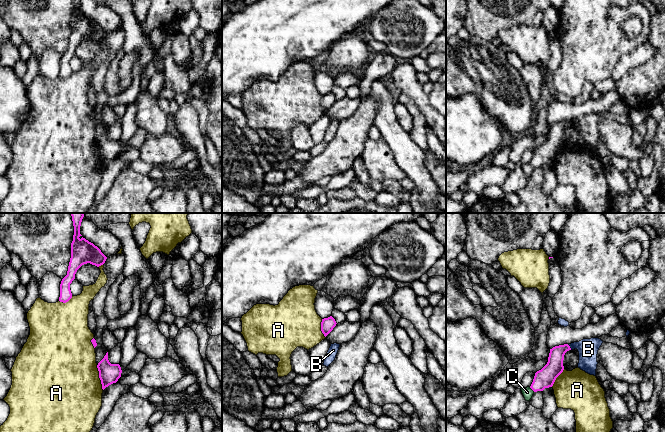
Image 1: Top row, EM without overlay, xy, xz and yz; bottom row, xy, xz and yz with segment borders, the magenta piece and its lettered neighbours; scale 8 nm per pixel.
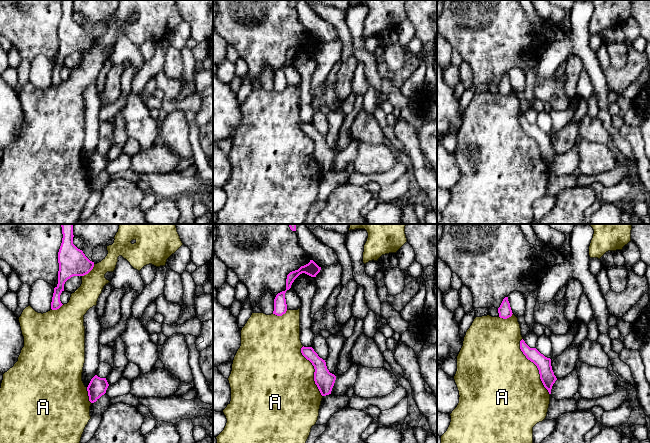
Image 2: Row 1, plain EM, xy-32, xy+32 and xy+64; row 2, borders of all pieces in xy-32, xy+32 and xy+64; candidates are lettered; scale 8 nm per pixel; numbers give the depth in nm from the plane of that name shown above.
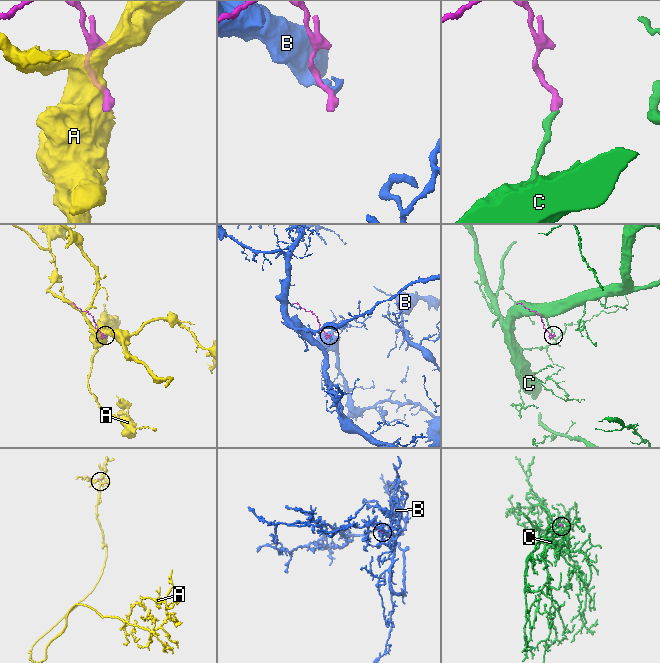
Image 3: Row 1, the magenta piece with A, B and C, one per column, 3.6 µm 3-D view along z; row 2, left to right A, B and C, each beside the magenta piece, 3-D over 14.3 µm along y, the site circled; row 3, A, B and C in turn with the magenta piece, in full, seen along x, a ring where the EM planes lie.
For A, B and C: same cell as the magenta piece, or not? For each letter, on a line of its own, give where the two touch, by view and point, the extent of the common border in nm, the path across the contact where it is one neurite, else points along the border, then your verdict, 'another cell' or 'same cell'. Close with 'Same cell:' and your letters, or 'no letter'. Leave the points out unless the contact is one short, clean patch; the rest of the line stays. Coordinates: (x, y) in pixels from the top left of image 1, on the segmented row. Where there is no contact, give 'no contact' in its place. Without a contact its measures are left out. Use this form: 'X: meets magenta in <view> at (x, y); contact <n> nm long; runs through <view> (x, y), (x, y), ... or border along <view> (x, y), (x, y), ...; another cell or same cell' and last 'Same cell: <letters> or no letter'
A: meets magenta in xy at (99, 377); contact 200 nm long; another cell
B: meets magenta in yz at (569, 347); contact 60 nm long; border along yz (567, 344), (571, 349); another cell
C: meets magenta in yz at (532, 389); contact 60 nm long; runs through yz (544, 378), (532, 389), (527, 392); same cell
Same cell: C

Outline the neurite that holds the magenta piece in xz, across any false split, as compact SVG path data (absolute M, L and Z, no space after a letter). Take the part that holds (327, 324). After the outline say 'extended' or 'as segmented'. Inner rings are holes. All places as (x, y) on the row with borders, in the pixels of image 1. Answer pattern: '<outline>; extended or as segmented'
M332 316L322 319L321 331L325 337L333 330L333 328L336 326L336 324L337 323Z; as segmented

